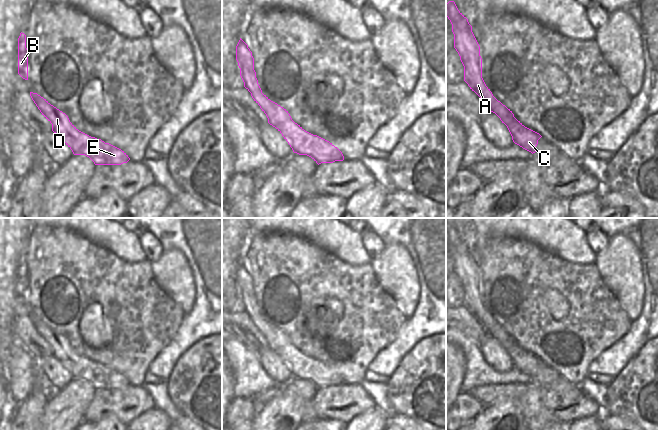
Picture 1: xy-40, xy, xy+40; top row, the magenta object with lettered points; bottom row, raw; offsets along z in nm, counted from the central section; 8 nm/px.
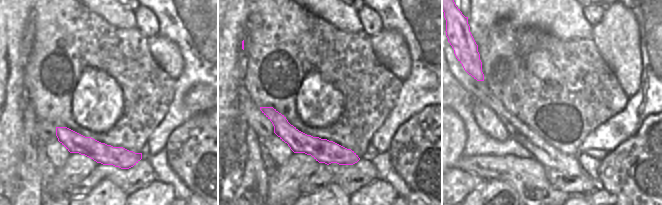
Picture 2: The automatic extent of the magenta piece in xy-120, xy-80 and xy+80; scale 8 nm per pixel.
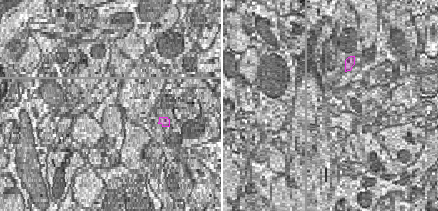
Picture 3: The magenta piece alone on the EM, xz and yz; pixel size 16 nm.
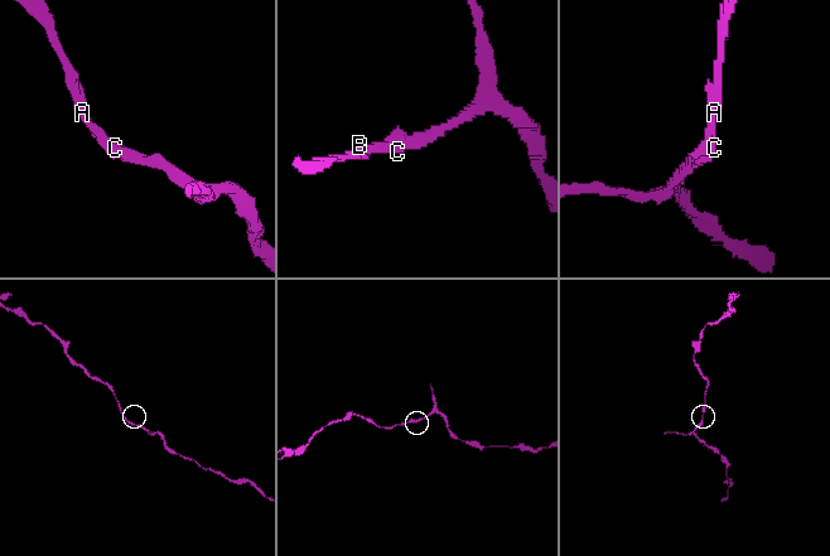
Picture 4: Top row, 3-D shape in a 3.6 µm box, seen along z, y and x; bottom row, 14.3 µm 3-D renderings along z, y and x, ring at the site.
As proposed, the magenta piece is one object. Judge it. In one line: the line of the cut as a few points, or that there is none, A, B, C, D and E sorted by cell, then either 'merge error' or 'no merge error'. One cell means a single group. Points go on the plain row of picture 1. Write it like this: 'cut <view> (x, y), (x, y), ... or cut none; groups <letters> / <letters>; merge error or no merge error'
cut none; groups A B C D E; no merge error

